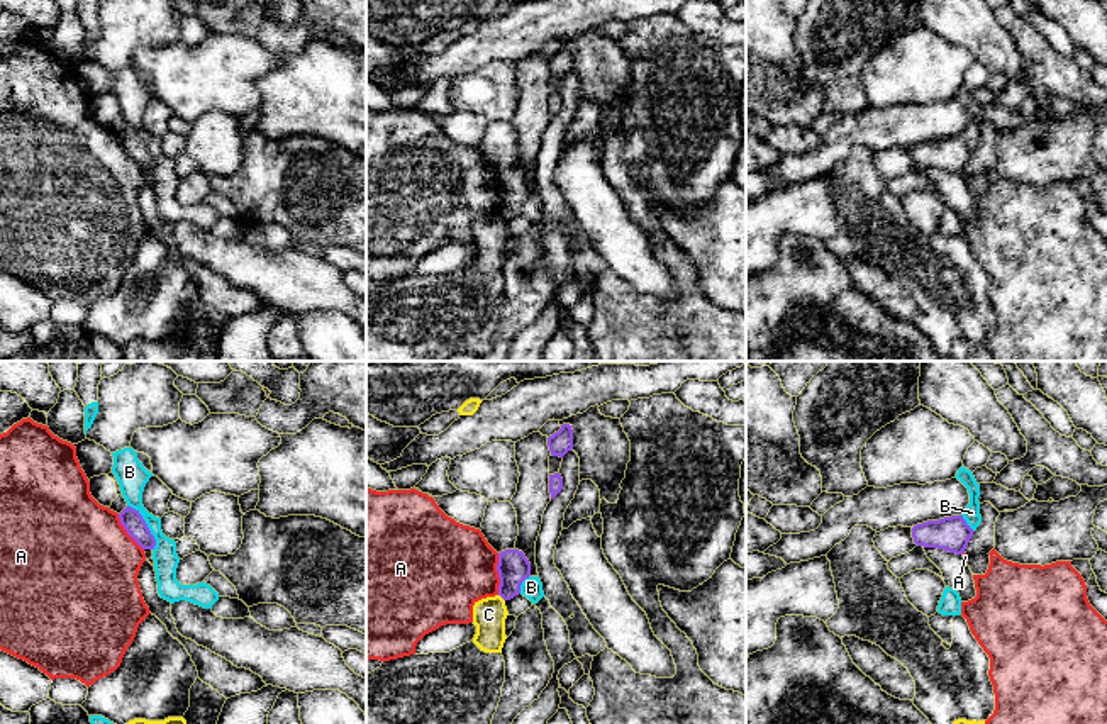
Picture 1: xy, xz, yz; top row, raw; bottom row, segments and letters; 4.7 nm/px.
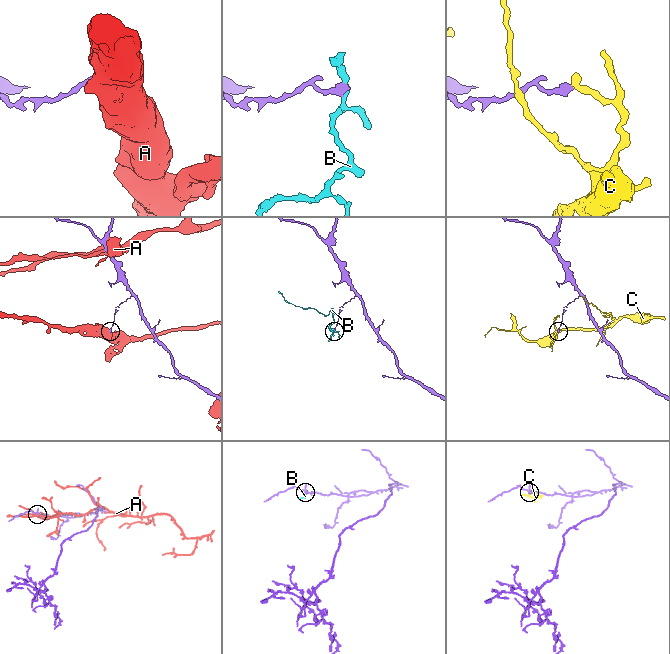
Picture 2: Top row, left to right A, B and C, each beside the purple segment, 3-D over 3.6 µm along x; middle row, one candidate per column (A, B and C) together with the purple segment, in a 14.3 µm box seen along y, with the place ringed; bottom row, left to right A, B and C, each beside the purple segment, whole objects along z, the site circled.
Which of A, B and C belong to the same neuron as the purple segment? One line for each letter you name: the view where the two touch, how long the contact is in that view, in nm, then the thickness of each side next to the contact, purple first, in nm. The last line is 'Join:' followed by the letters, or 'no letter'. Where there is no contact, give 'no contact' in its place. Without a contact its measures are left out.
Join: no letter

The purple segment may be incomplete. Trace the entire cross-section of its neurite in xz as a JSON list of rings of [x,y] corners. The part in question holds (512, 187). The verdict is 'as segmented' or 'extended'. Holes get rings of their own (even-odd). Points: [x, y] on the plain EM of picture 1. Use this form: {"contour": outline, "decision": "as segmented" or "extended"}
{"contour": [[[505,170],[498,173],[497,185],[500,205],[498,215],[503,220],[510,220],[520,214],[520,205],[531,197],[531,183],[519,170]]], "decision": "as segmented"}

